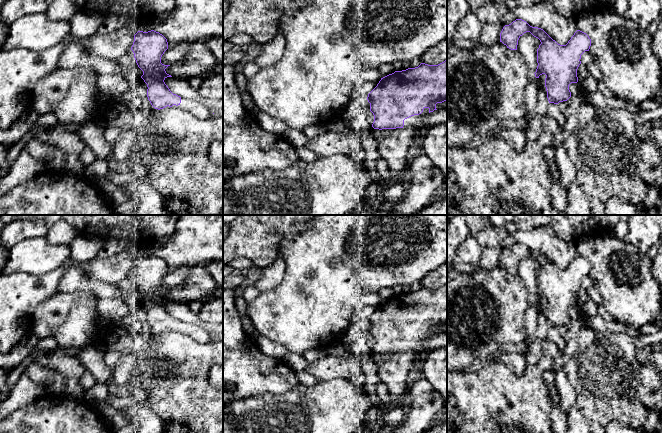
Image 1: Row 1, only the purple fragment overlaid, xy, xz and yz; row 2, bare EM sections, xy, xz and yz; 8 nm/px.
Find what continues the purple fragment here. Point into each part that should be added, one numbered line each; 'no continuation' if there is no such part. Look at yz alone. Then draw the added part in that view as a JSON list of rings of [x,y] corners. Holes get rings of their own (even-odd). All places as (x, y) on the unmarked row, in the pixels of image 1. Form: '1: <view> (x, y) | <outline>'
no continuation

